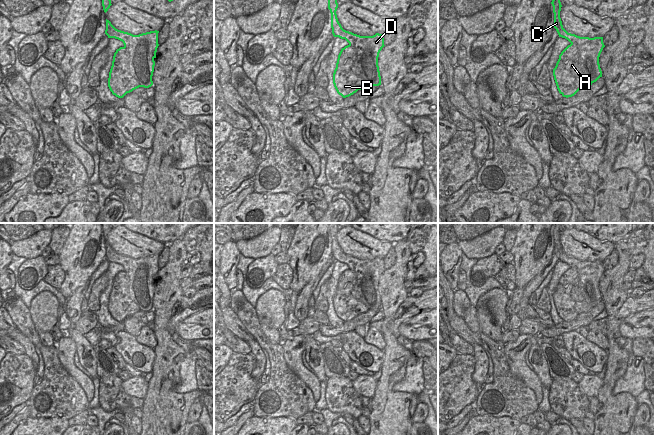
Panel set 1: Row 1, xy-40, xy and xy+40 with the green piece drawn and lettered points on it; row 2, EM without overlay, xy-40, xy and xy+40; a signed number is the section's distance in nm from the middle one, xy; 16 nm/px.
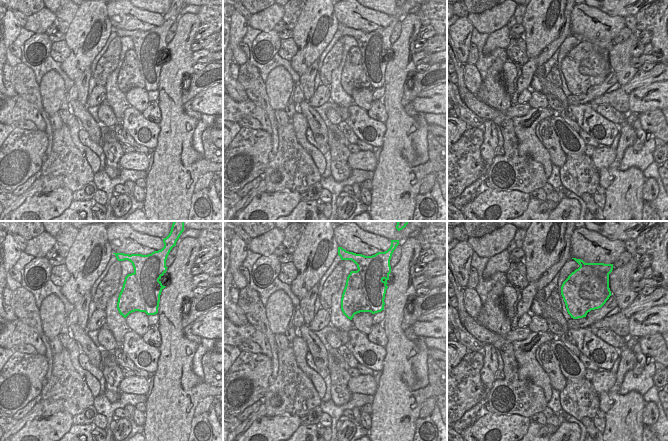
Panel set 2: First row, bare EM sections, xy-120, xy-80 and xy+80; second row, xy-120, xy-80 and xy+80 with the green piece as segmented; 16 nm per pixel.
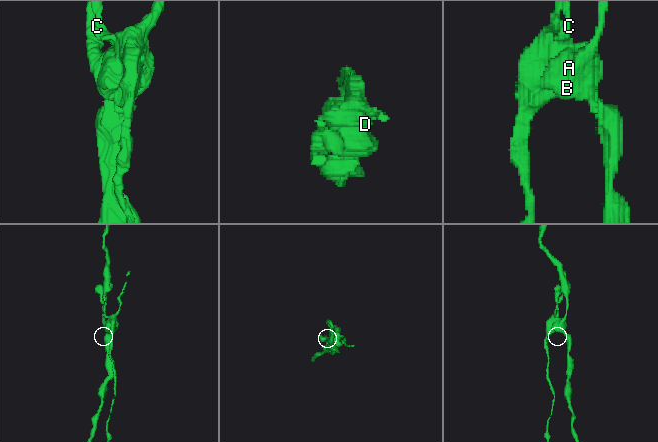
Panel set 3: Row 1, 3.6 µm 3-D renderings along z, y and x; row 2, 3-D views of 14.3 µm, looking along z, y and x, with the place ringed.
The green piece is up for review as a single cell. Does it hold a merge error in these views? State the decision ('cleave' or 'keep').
cleave

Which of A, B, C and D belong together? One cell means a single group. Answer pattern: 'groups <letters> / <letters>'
groups A B / C D

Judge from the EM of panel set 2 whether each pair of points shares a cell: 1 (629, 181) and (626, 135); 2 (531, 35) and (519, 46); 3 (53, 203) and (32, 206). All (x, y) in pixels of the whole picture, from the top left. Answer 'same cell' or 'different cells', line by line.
1: same cell
2: different cells
3: same cell

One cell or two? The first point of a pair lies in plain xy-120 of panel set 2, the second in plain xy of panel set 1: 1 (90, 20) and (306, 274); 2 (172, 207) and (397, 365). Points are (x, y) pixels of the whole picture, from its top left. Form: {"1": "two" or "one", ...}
{"1": "one", "2": "one"}

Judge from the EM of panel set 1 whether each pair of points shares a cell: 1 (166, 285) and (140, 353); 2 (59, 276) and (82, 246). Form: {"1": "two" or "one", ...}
{"1": "two", "2": "two"}

